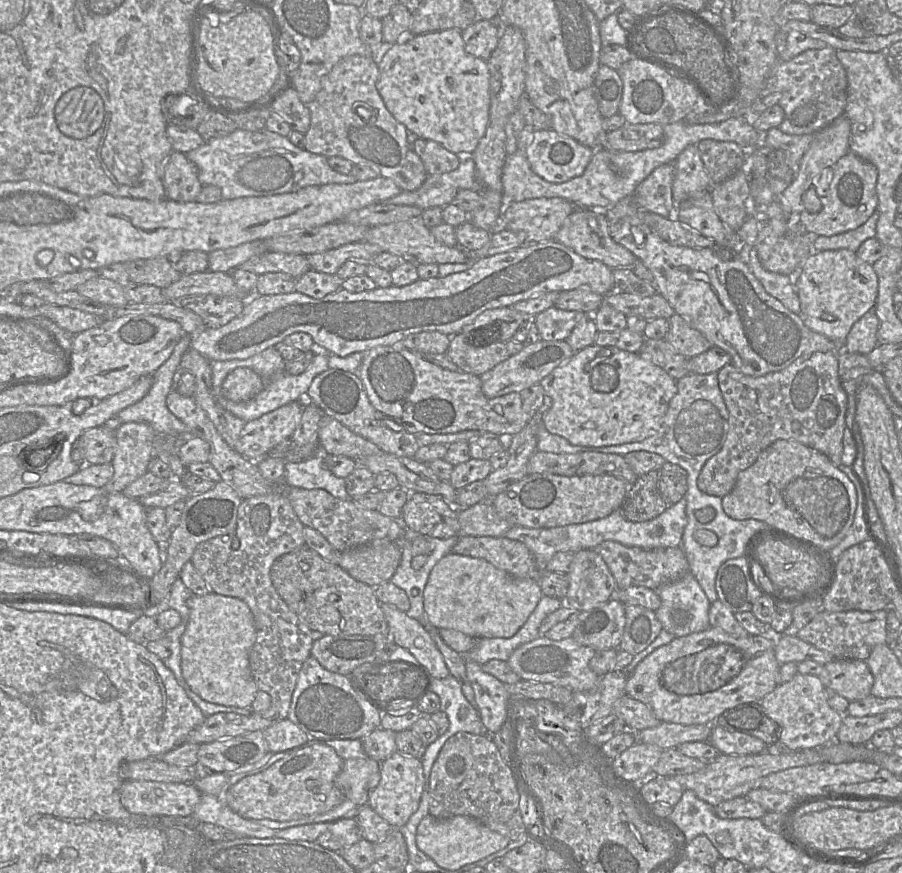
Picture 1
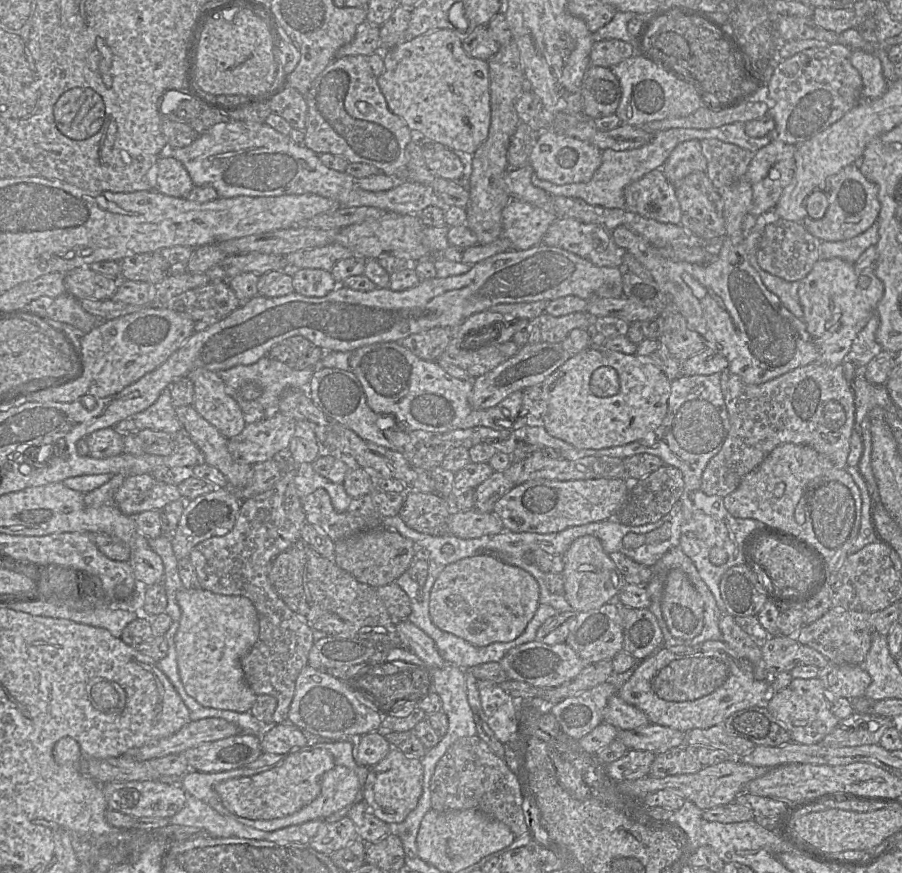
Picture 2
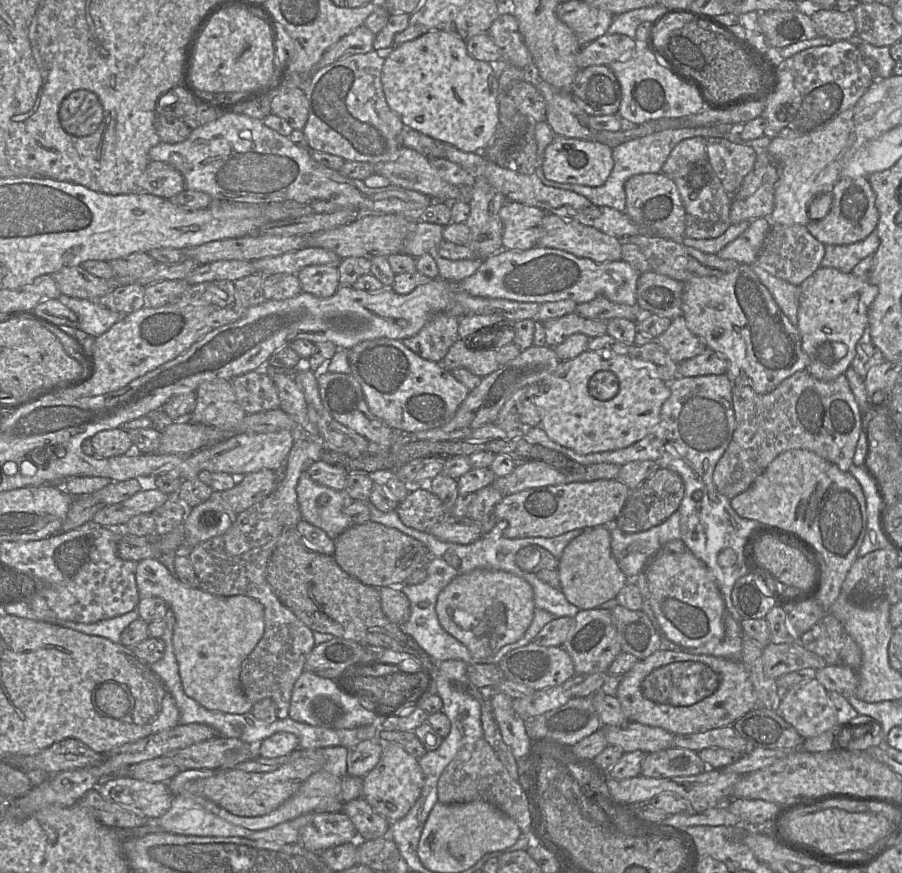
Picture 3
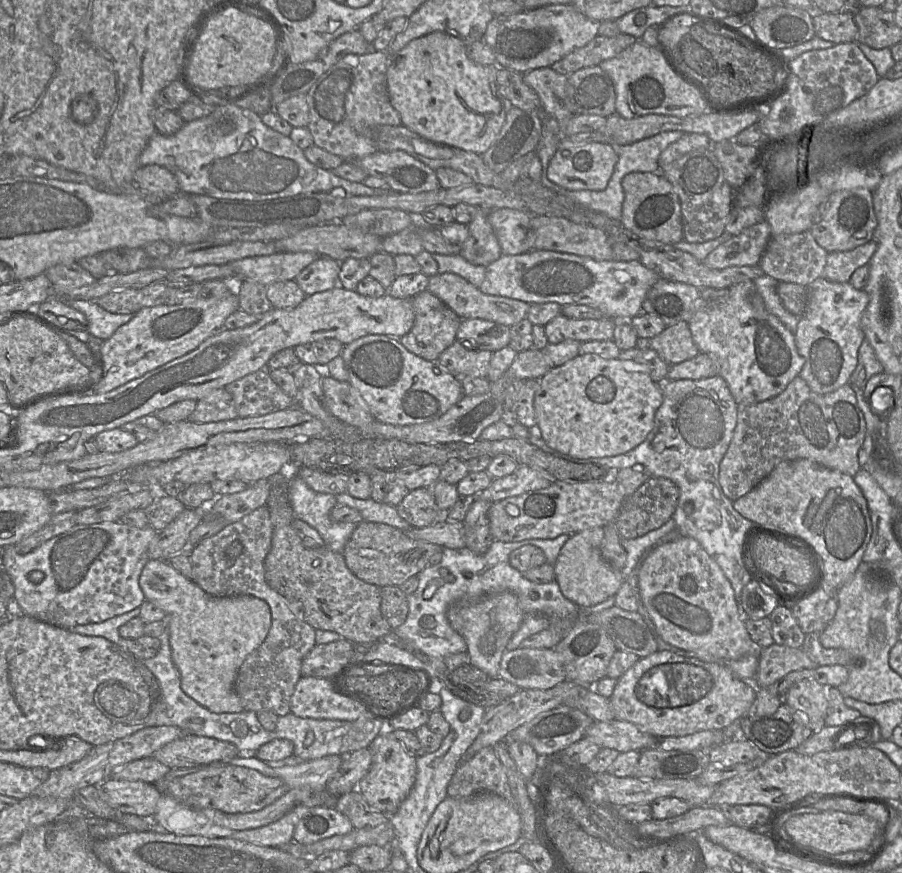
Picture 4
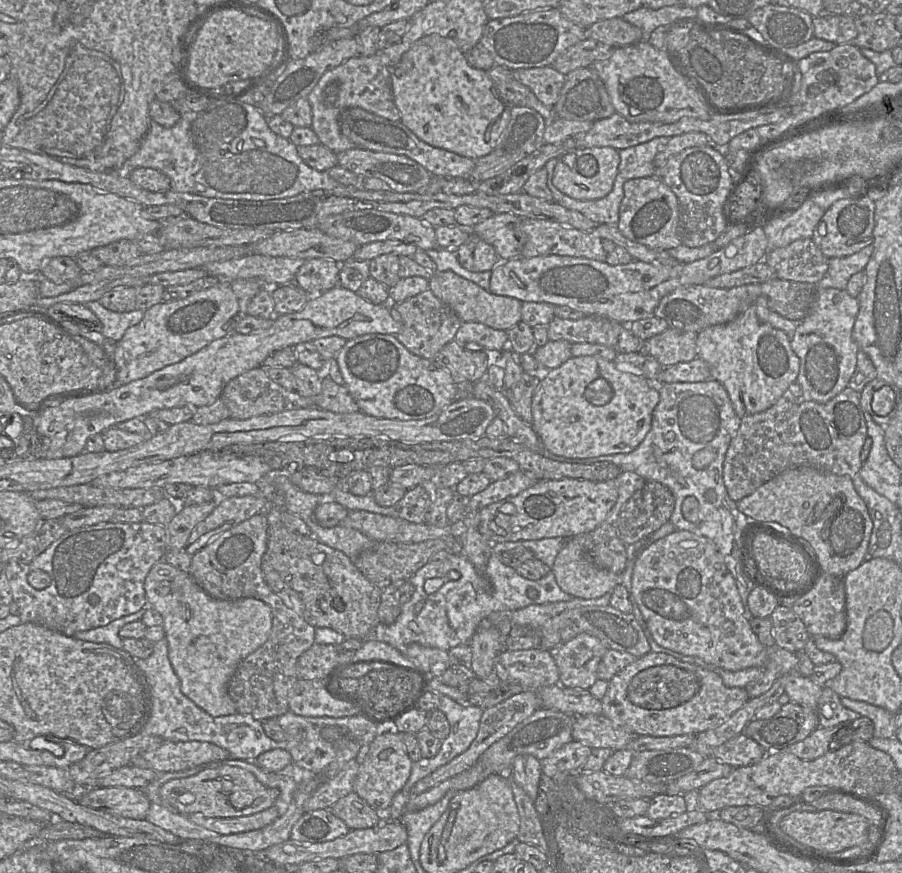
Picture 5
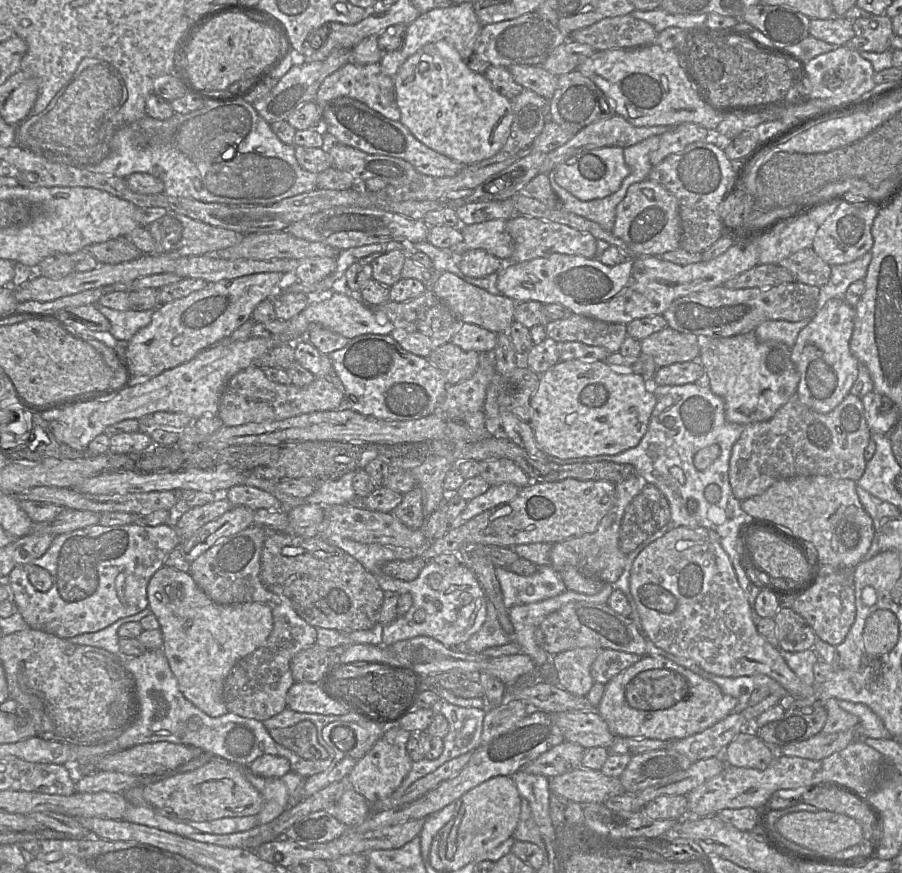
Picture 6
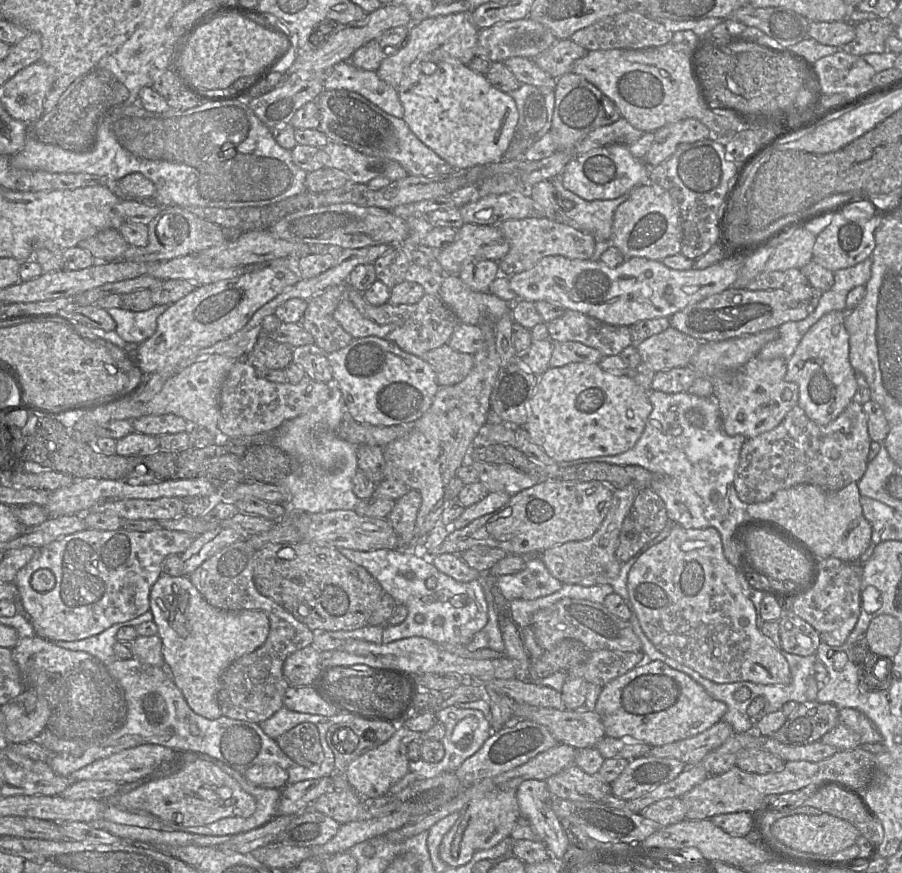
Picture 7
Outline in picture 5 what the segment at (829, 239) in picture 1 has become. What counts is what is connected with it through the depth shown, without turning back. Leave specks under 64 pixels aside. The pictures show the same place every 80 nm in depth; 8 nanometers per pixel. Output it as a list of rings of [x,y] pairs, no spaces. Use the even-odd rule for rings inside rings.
[[[873,243],[849,256],[828,259],[828,270],[817,284],[819,289],[836,288],[846,290],[849,279],[863,271],[868,264],[874,248]]]

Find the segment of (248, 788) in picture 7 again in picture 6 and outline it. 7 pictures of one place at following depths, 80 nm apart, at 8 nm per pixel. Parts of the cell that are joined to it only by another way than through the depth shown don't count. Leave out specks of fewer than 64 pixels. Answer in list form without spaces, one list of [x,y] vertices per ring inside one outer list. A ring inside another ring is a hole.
[[[212,756],[212,762],[228,764],[239,770],[261,794],[263,807],[257,814],[258,825],[267,824],[279,817],[289,806],[288,787],[281,778],[264,778],[254,775],[249,766],[230,762],[219,756]]]

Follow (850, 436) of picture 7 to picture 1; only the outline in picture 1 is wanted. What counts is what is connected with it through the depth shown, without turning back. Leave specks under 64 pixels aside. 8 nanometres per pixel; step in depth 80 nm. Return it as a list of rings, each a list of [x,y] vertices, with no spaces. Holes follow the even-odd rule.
[[[816,352],[807,358],[795,360],[781,371],[760,377],[746,375],[732,363],[717,372],[719,388],[729,413],[729,430],[721,450],[708,459],[700,471],[697,479],[700,491],[712,496],[724,497],[734,488],[738,474],[750,467],[763,450],[780,439],[798,441],[825,454],[835,466],[842,464],[848,397],[839,377],[837,352]]]

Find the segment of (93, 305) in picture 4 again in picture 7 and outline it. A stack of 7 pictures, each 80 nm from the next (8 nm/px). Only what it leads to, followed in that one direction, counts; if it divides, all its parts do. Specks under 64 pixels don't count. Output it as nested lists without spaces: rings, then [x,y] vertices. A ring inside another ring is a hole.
[[[154,305],[152,308],[133,312],[122,308],[106,309],[116,323],[115,331],[126,343],[140,344],[156,331],[158,317],[170,305]]]

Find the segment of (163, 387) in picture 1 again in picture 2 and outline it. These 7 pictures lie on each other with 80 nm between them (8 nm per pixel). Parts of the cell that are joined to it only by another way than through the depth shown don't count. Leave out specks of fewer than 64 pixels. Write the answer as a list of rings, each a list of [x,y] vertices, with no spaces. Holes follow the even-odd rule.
[[[171,386],[166,387],[151,406],[128,419],[134,421],[137,430],[163,431],[173,436],[175,440],[183,431],[172,405]]]

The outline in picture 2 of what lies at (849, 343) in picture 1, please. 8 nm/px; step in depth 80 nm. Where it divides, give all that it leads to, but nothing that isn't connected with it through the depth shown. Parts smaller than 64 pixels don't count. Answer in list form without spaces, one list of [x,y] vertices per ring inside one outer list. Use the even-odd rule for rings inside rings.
[[[875,312],[866,326],[854,338],[844,361],[850,361],[856,367],[866,367],[882,351],[882,346],[876,340],[879,324],[880,318]]]

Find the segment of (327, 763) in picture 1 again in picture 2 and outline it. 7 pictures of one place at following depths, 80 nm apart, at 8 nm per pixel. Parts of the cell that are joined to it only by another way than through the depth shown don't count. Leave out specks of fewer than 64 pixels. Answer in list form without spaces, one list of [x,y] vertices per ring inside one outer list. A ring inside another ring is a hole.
[[[307,746],[291,751],[265,772],[234,778],[215,785],[224,805],[233,815],[251,820],[272,820],[296,813],[313,802],[321,793],[323,775],[336,766],[332,754],[323,747]]]

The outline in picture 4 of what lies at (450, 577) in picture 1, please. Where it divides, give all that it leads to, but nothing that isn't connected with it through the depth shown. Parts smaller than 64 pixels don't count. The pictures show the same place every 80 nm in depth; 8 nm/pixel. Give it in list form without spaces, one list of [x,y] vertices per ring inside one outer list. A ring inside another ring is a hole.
[[[510,591],[487,596],[480,601],[463,606],[451,606],[447,619],[466,644],[469,662],[484,671],[489,678],[499,677],[499,666],[502,655],[512,636],[520,628],[525,613],[518,604],[517,596]]]

